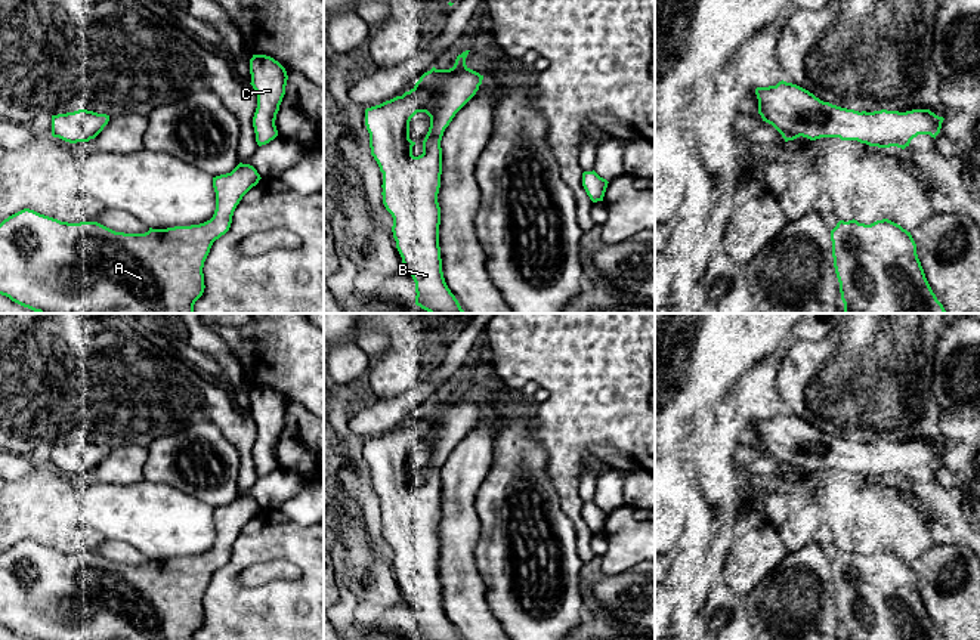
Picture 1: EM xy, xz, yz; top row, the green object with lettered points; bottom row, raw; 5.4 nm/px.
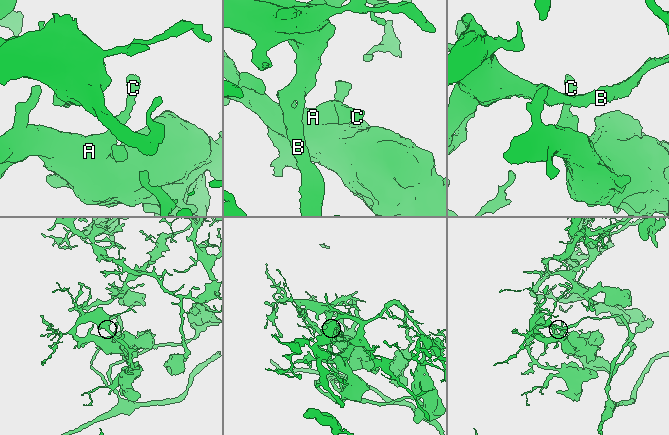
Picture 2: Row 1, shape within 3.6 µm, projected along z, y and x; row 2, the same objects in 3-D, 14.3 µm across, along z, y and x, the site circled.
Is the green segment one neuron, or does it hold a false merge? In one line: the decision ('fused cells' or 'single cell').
single cell

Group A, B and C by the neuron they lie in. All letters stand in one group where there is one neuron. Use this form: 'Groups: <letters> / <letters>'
Groups: A B C

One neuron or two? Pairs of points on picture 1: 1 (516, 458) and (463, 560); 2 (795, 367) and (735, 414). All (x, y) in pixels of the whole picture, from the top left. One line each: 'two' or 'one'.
1: two
2: two

